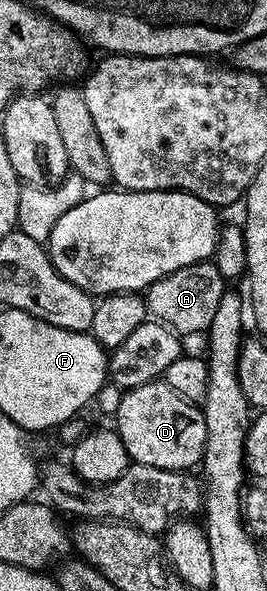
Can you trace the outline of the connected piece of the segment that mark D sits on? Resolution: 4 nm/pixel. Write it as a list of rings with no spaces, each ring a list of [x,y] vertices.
[[[163,381],[129,387],[124,391],[122,405],[114,408],[116,423],[114,429],[120,435],[122,445],[126,445],[126,453],[132,463],[142,465],[154,465],[158,469],[170,469],[171,471],[183,471],[192,469],[192,466],[199,464],[204,457],[204,446],[206,445],[206,421],[204,412],[195,403],[188,402],[170,385]]]

